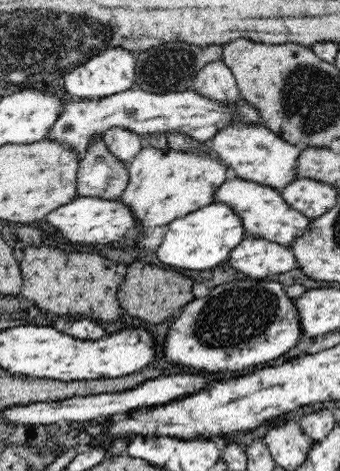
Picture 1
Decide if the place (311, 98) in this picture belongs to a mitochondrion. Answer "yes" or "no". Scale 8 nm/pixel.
yes

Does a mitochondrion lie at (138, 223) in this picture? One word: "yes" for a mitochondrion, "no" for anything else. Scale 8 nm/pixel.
no

